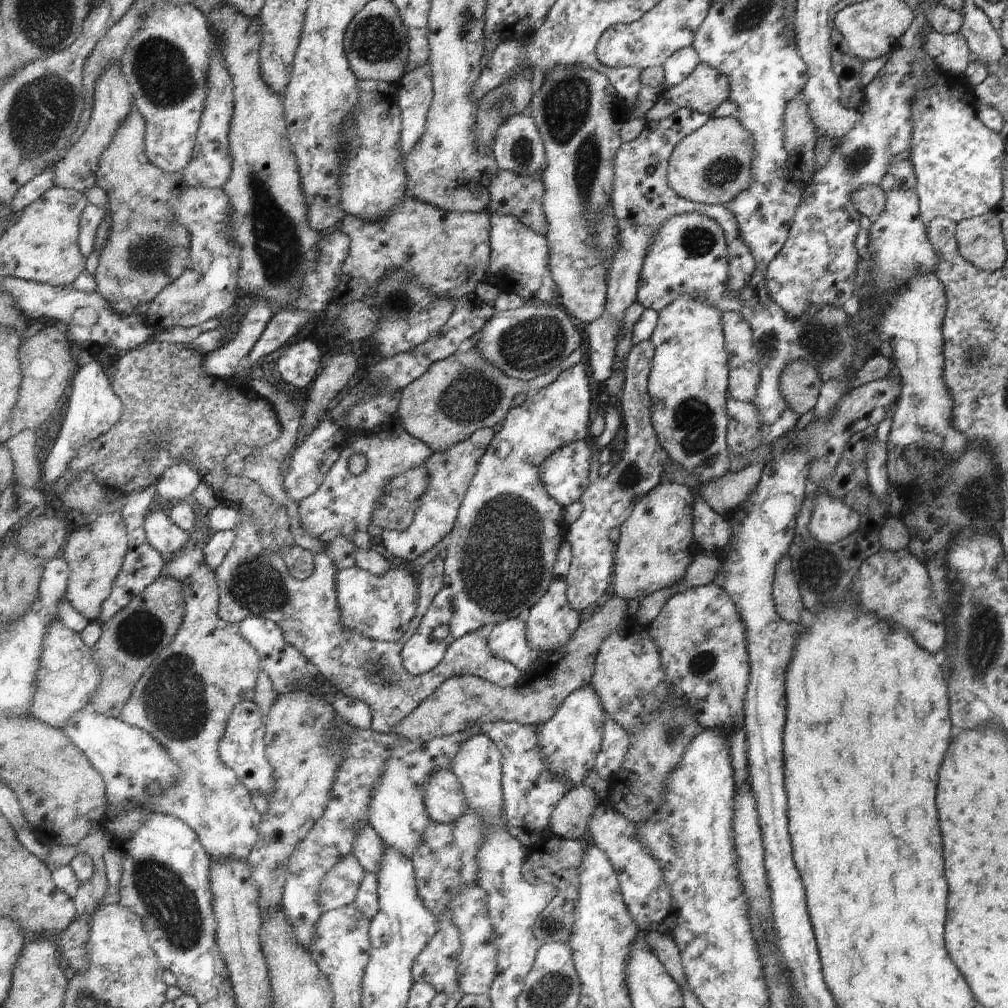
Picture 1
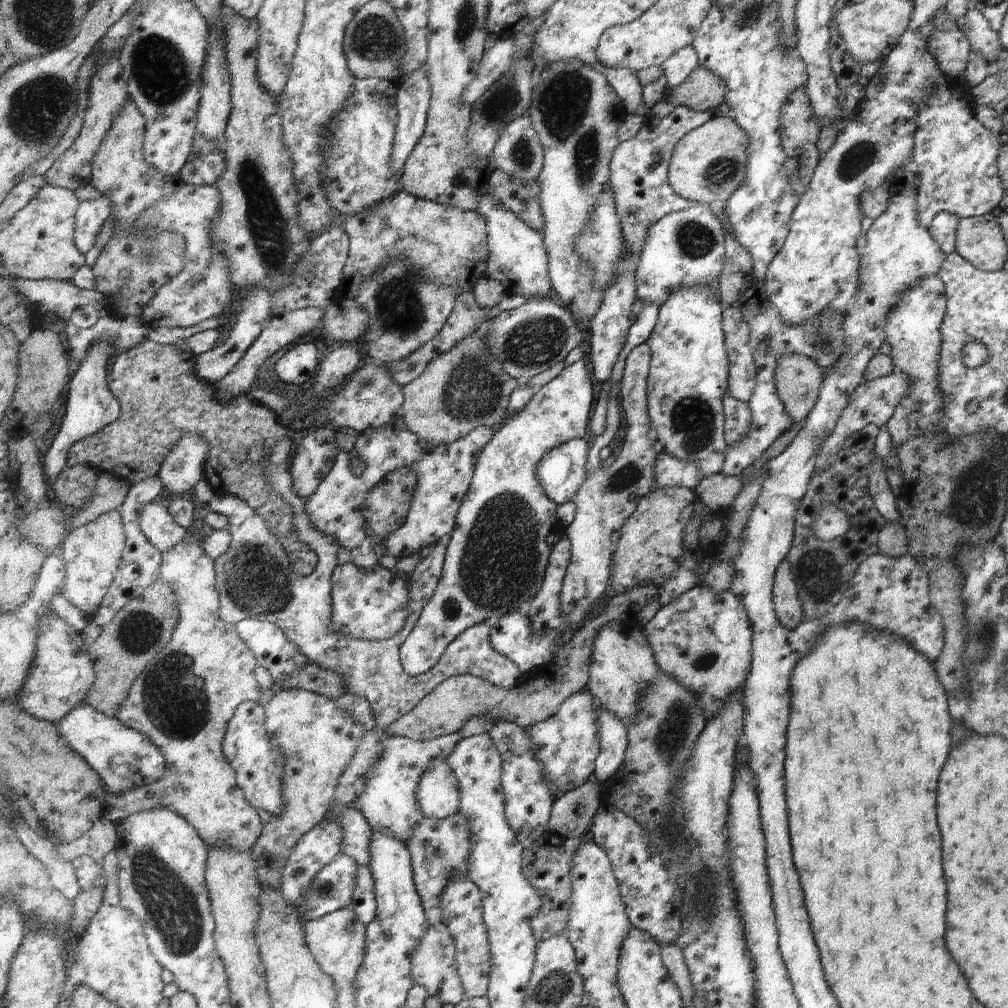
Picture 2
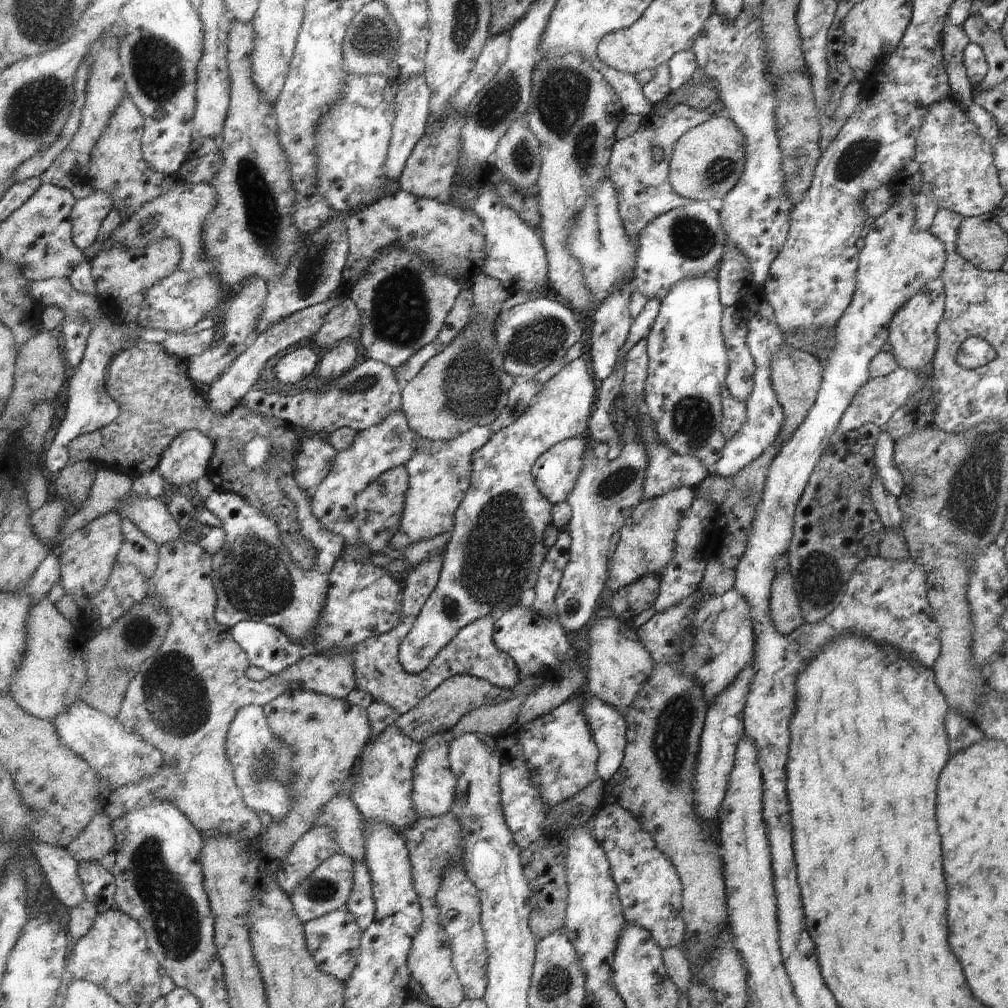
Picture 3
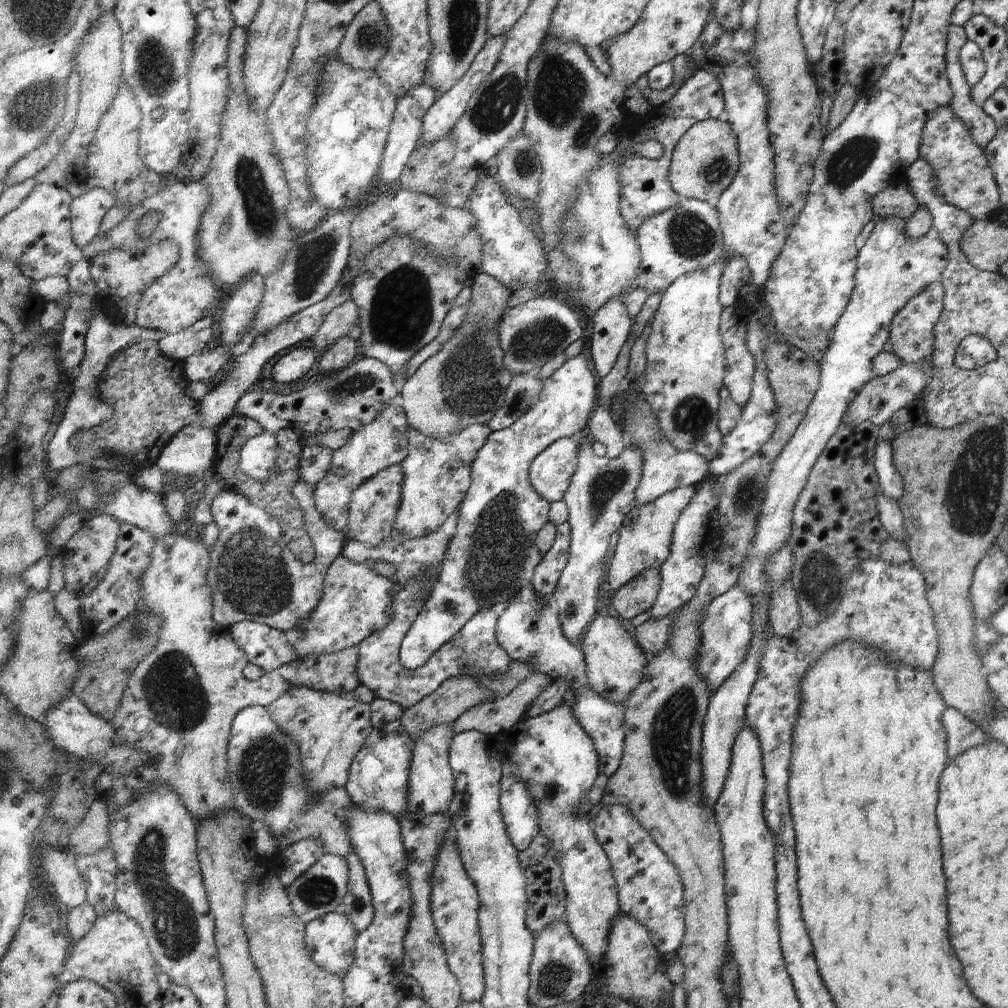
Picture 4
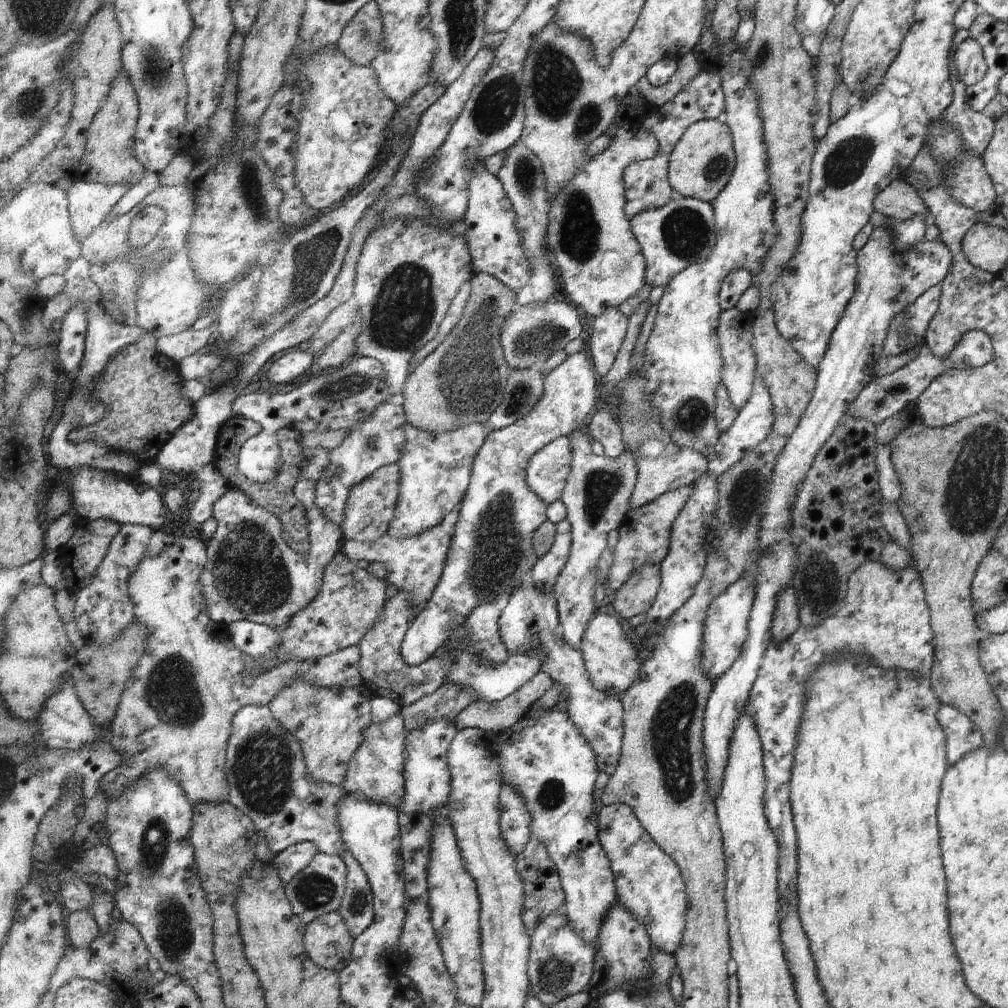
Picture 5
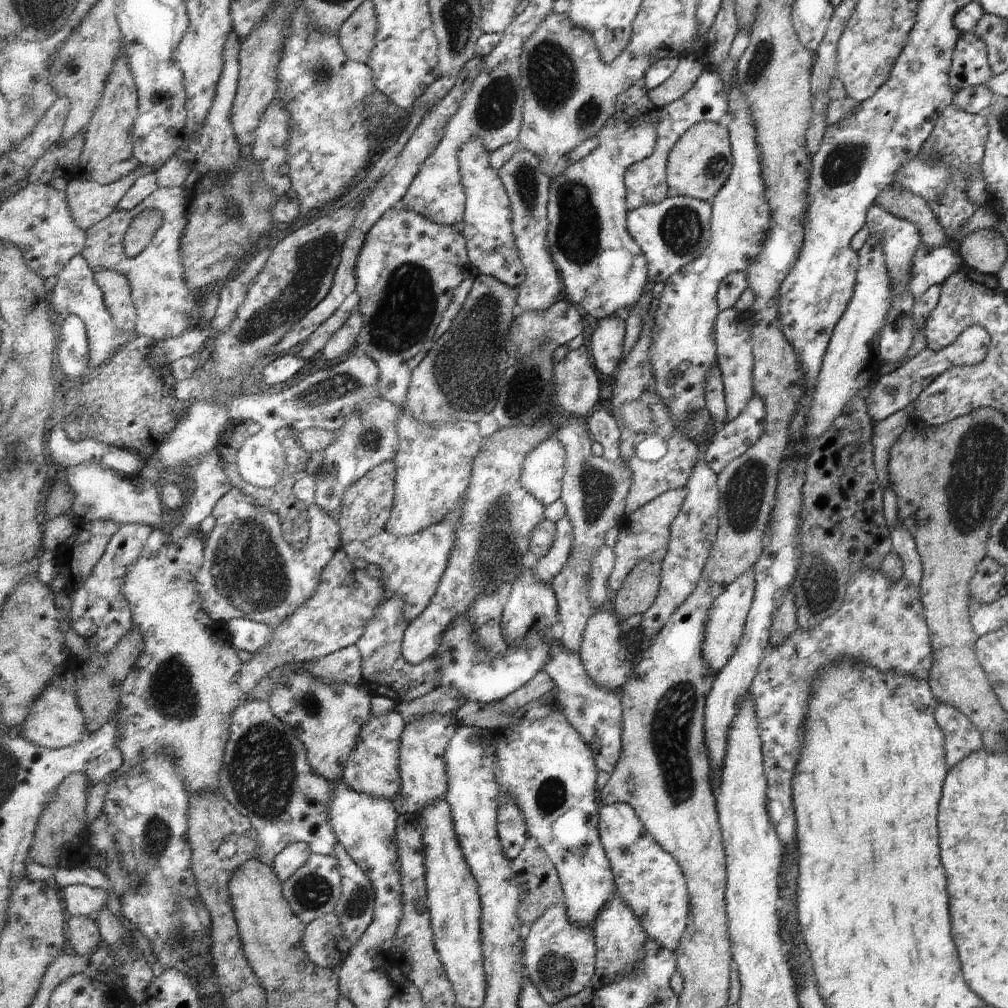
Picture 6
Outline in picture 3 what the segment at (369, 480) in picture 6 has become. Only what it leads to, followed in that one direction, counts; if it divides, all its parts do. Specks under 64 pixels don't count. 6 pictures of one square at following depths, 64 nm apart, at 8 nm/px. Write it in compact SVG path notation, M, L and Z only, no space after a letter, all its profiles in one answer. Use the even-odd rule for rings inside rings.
M400 466L381 475L371 483L357 499L357 514L353 521L360 528L362 539L370 546L373 554L383 554L391 539L400 531L400 522L404 518L406 496L410 487L410 474L406 466Z

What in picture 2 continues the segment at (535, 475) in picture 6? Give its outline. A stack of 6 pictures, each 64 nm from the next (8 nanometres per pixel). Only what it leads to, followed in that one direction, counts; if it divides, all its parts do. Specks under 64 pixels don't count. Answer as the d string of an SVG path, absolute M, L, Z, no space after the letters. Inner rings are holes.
M573 439L548 452L537 467L549 498L558 505L571 502L588 478L589 443Z

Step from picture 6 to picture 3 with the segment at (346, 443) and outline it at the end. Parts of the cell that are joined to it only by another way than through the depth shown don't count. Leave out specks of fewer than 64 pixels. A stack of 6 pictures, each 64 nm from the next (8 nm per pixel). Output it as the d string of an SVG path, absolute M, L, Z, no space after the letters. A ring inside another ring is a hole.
M402 409L390 414L381 424L358 431L357 438L349 450L339 451L334 467L323 479L317 490L312 492L312 509L321 524L331 532L343 537L347 547L353 547L358 554L357 562L370 564L373 552L362 539L360 528L353 519L357 514L357 499L381 475L391 469L406 466L416 454L414 440L416 432L409 426Z

